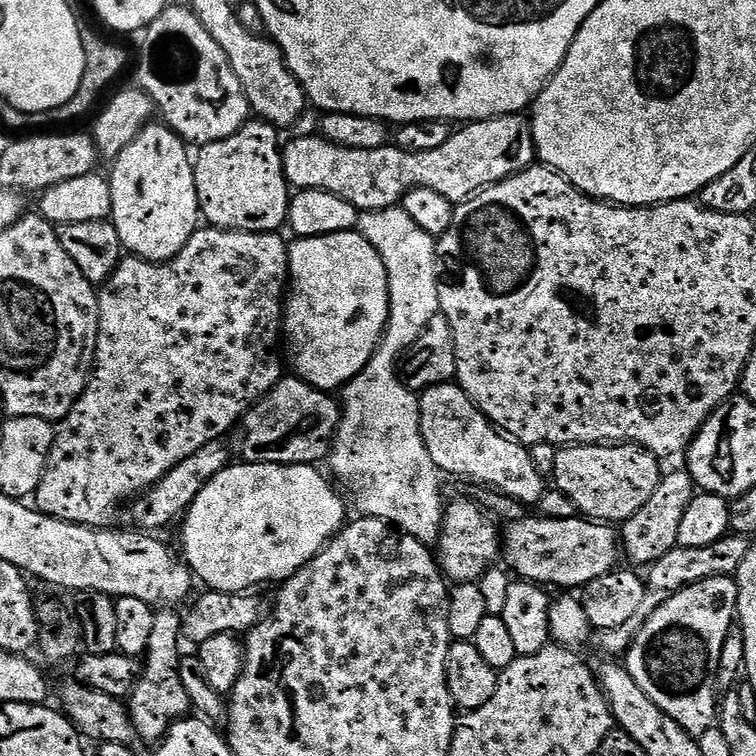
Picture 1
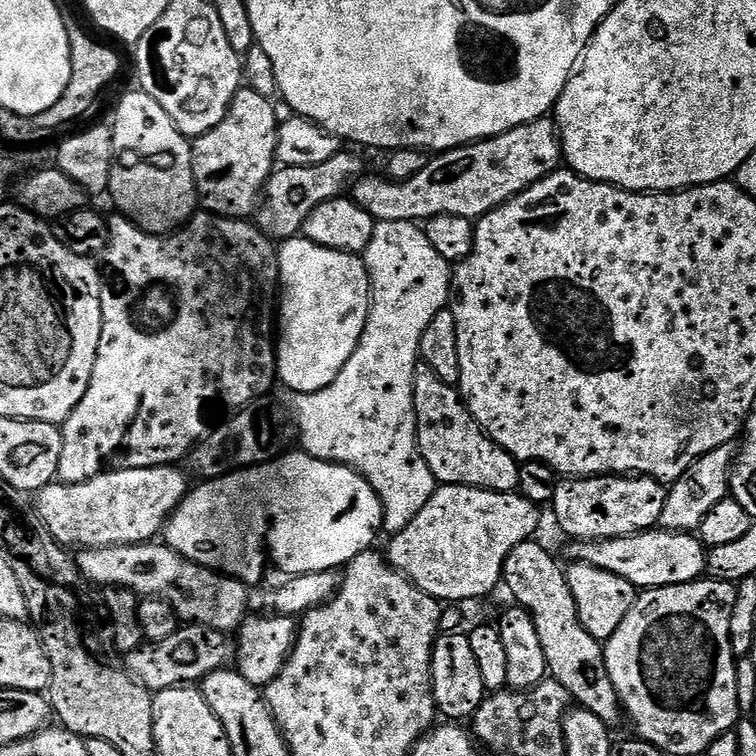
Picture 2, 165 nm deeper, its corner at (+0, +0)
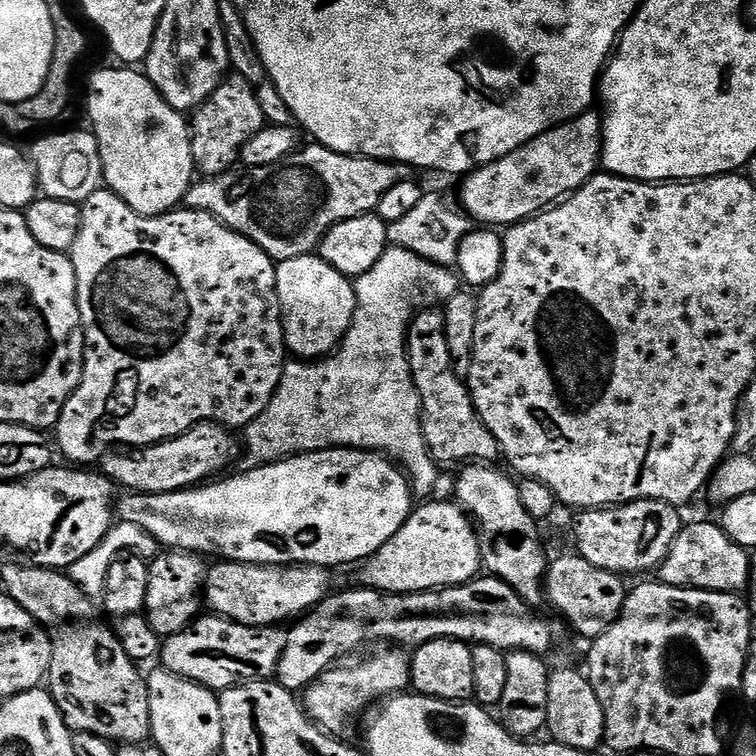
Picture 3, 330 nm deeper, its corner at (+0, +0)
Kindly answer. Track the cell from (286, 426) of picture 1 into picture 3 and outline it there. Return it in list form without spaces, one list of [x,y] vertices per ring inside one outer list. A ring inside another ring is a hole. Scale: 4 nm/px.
[[[205,422],[197,424],[185,435],[175,436],[161,444],[151,444],[149,448],[113,451],[104,457],[102,472],[113,485],[120,487],[121,484],[128,488],[124,490],[129,493],[157,496],[163,492],[183,492],[211,481],[211,476],[218,475],[223,468],[238,460],[241,452],[241,441],[233,429],[223,424]]]

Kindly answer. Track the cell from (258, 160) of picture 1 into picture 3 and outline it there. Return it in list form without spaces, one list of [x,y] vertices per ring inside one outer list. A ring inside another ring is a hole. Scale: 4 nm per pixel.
[[[232,74],[221,82],[218,90],[199,108],[190,120],[192,157],[201,177],[223,176],[237,167],[240,151],[266,126],[256,88],[246,78]]]

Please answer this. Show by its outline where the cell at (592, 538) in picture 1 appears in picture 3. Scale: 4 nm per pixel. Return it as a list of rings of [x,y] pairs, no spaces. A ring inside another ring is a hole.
[[[719,523],[688,524],[680,529],[674,546],[658,569],[659,583],[675,588],[697,588],[707,592],[743,593],[748,587],[748,552],[721,530]]]

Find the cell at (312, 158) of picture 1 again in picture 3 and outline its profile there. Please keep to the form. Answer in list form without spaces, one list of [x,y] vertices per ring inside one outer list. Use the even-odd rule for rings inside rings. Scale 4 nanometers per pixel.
[[[589,110],[565,124],[558,124],[548,132],[543,132],[529,144],[523,144],[506,158],[498,158],[492,164],[483,164],[463,177],[460,184],[461,209],[477,225],[480,226],[511,226],[537,216],[546,208],[553,207],[561,198],[579,190],[590,177],[597,175],[601,167],[600,145],[602,143],[602,116],[599,111]]]

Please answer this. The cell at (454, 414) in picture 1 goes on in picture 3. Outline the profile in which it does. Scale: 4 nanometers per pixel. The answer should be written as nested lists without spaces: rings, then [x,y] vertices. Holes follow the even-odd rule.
[[[428,306],[412,317],[408,326],[408,365],[420,396],[420,425],[428,453],[441,469],[459,469],[473,462],[501,459],[500,443],[482,422],[467,383],[454,374],[450,346],[446,346],[446,322],[439,307]]]

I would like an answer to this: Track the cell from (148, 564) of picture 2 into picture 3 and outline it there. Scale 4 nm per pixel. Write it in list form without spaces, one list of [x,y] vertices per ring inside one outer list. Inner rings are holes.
[[[216,562],[216,564],[207,571],[206,574],[206,604],[208,604],[213,613],[218,616],[224,616],[227,620],[233,620],[239,624],[245,624],[251,628],[270,628],[282,624],[282,620],[287,622],[295,621],[297,618],[313,611],[322,603],[326,597],[333,595],[334,587],[332,588],[333,573],[326,568],[313,568],[311,564],[234,564],[231,562]]]

